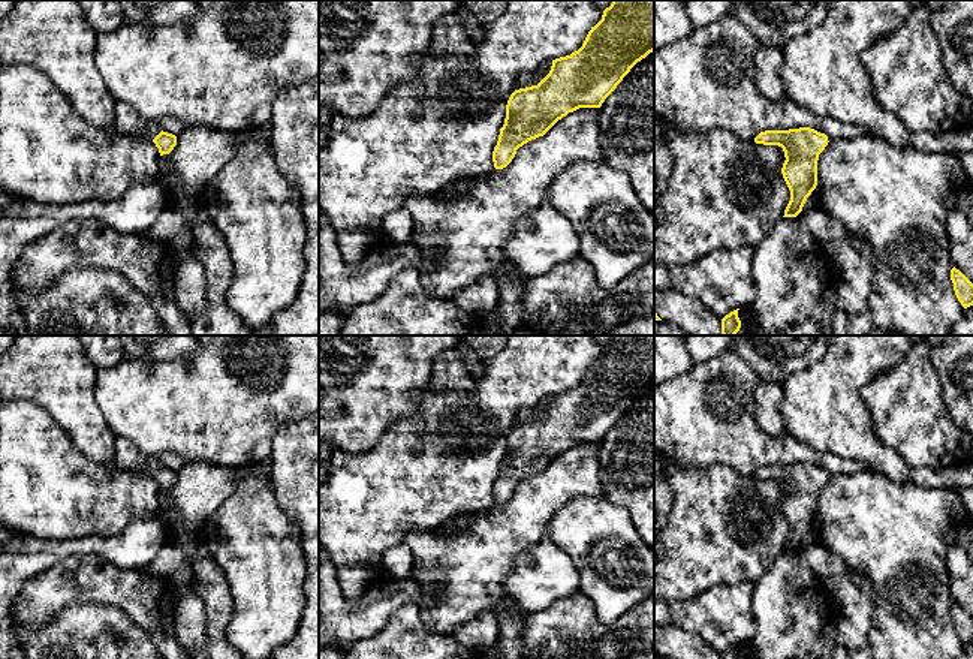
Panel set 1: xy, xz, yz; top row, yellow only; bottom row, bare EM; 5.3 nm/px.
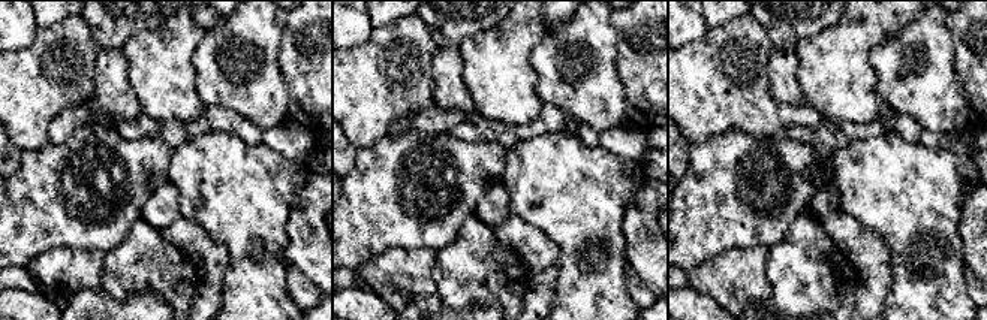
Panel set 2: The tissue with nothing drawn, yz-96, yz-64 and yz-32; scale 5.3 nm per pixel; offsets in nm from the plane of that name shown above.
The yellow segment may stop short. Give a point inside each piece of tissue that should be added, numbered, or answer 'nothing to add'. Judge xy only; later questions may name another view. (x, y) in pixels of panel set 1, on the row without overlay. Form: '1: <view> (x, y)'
1: xy (127, 457)

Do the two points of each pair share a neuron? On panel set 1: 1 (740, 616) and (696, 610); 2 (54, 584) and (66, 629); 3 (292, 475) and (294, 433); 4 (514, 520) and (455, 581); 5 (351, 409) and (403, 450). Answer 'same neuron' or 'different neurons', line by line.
1: same neuron
2: different neurons
3: same neuron
4: same neuron
5: different neurons

